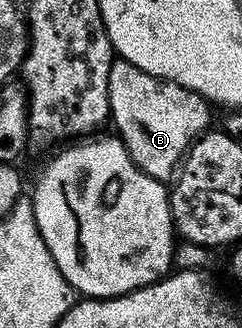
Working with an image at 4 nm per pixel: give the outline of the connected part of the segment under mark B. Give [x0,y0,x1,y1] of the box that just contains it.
[107,57,211,179]

